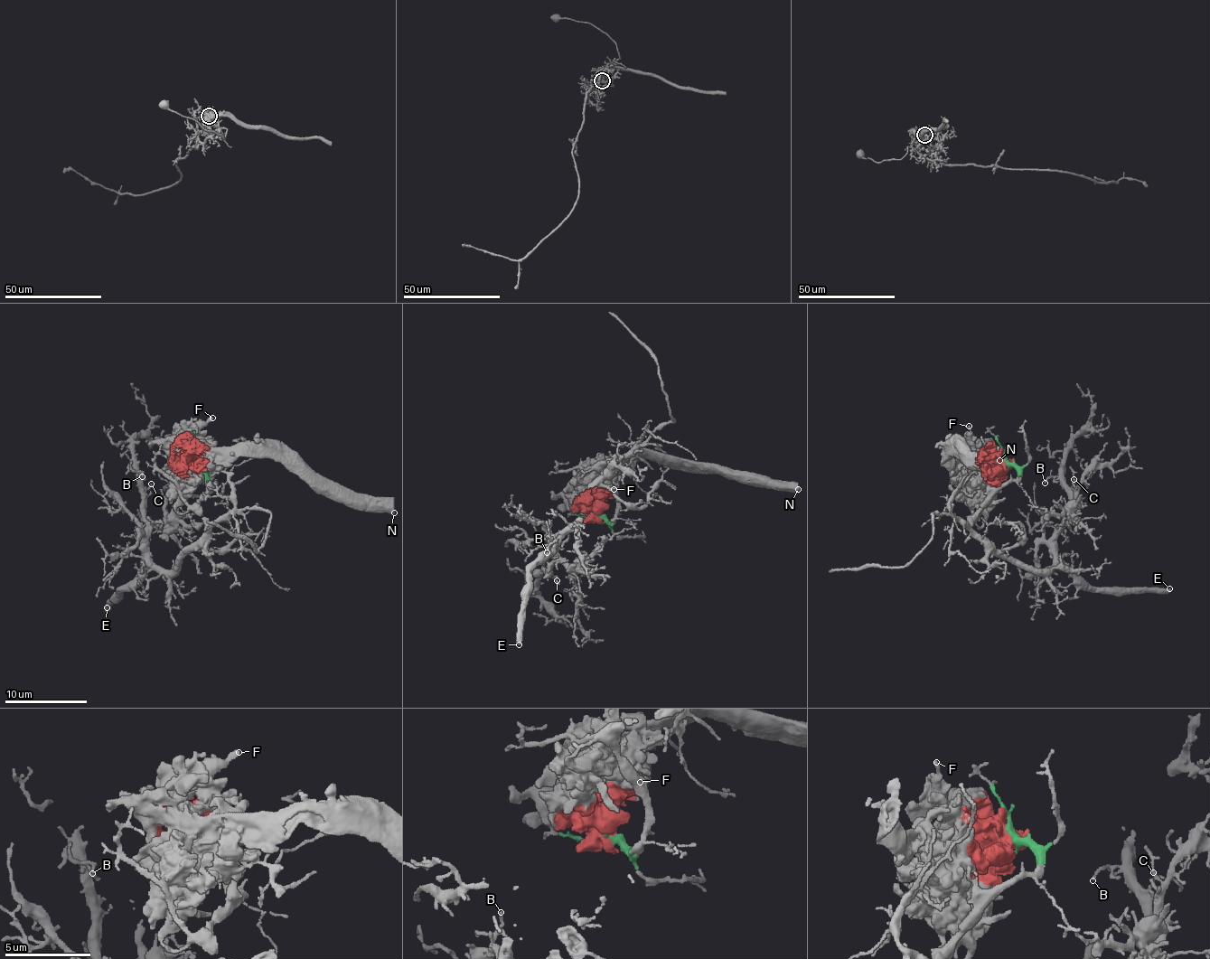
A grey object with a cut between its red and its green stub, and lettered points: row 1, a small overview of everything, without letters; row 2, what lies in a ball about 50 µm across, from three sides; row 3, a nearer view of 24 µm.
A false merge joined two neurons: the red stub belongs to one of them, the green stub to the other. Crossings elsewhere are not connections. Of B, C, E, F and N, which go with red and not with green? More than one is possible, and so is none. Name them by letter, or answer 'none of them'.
F, N

